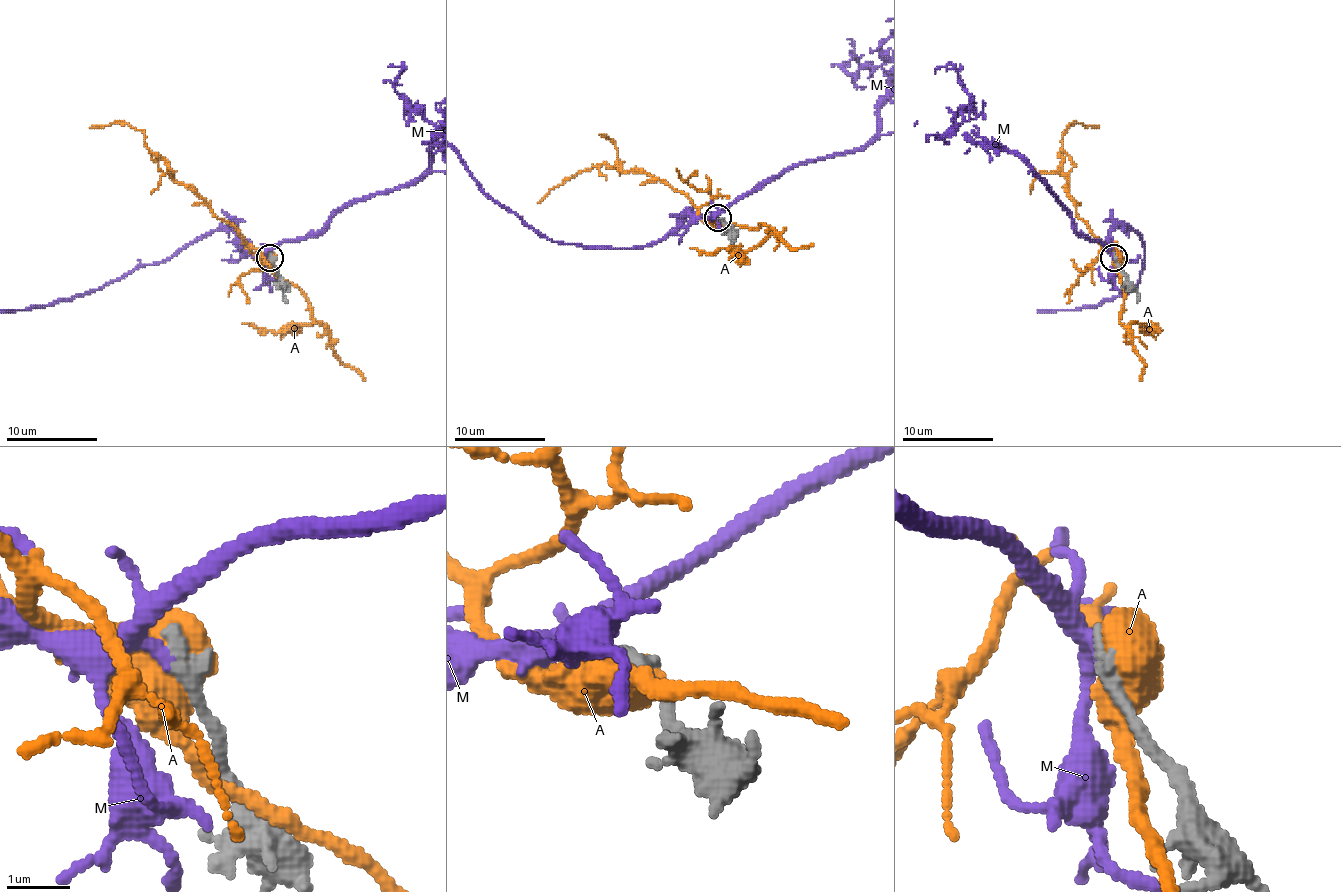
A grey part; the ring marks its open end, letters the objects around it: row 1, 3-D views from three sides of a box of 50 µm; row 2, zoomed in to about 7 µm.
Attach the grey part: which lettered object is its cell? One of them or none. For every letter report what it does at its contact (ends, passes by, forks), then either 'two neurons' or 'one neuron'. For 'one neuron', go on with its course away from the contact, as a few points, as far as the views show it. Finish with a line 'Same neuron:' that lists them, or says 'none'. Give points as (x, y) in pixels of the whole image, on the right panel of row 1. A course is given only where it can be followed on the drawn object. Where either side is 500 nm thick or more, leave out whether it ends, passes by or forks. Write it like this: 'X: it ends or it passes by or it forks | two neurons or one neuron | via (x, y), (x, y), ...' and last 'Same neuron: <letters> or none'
A: two neurons
M: it passes by | one neuron
Same neuron: M

